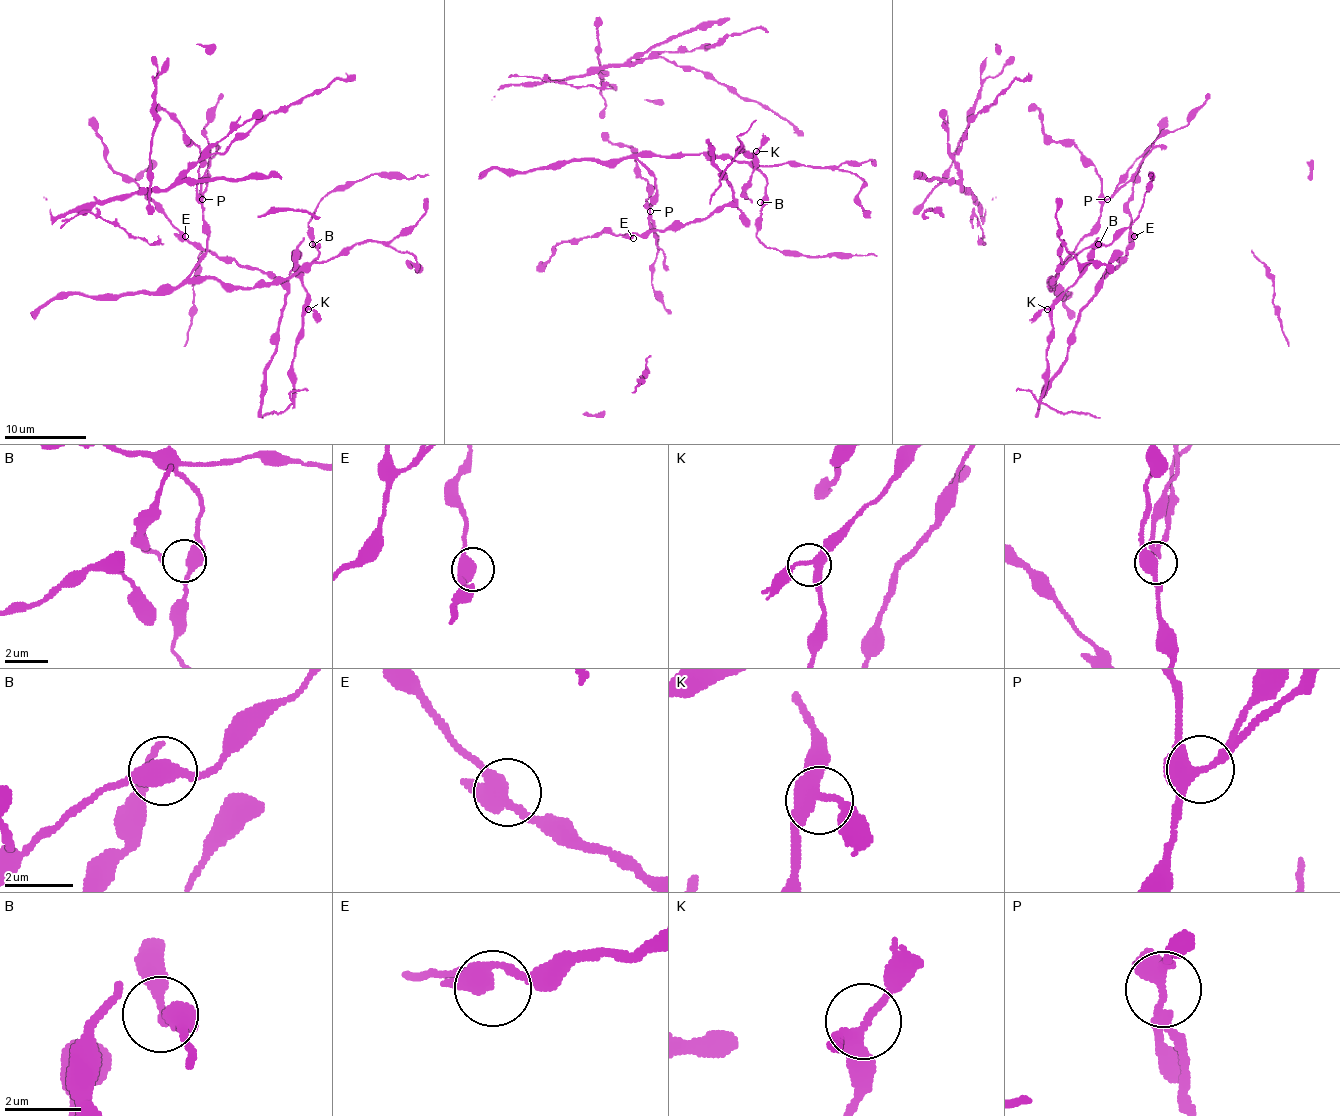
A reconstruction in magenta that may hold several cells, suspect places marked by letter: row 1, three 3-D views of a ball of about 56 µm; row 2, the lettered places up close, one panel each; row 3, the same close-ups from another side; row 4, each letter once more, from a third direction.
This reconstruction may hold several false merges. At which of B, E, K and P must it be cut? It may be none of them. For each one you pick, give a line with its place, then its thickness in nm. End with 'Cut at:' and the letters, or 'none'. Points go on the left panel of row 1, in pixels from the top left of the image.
Cut at: none

